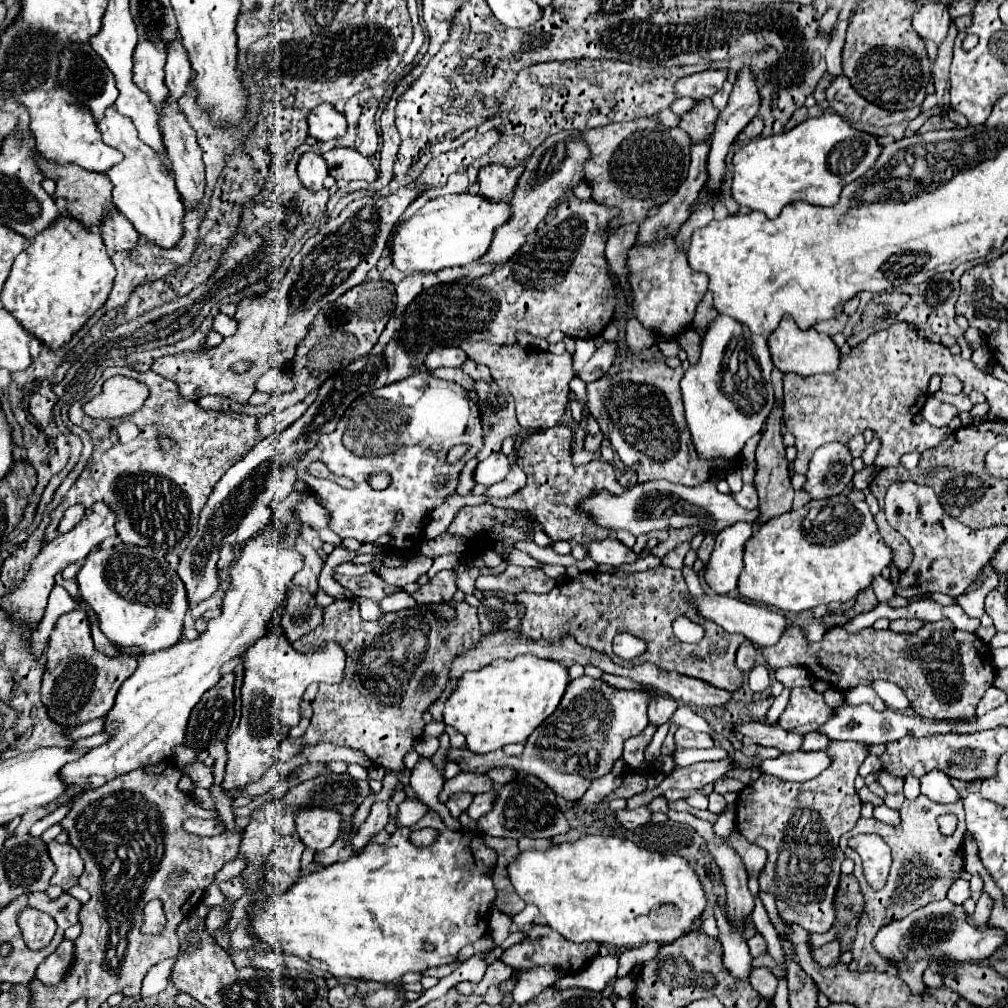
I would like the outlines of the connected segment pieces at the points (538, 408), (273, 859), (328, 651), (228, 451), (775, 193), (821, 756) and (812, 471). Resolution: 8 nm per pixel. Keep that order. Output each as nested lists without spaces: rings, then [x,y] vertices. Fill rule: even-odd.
[[[462,342],[460,348],[478,364],[490,368],[494,382],[506,388],[516,402],[516,420],[524,430],[552,428],[564,418],[564,408],[568,404],[568,382],[574,376],[572,356],[568,352],[556,356],[552,352],[528,350],[518,344],[514,346],[492,346],[490,342]]]
[[[288,834],[280,836],[274,842],[274,850],[266,856],[266,870],[264,870],[264,880],[274,884],[276,892],[286,892],[290,884],[294,884],[300,874],[300,858],[306,846],[302,846],[302,840],[298,834]]]
[[[270,622],[268,632],[258,638],[258,642],[254,642],[240,660],[244,666],[244,680],[240,688],[242,718],[236,732],[226,740],[228,764],[222,780],[222,788],[226,790],[260,780],[260,776],[274,764],[274,750],[288,736],[288,730],[300,720],[300,702],[306,686],[311,682],[341,682],[346,652],[338,646],[338,642],[326,642],[326,646],[310,652],[296,652],[282,630]]]
[[[130,366],[106,368],[84,398],[70,404],[68,418],[72,424],[90,434],[94,450],[74,486],[68,490],[58,508],[52,510],[50,524],[44,530],[44,544],[54,540],[56,526],[70,506],[84,504],[88,508],[100,500],[118,514],[116,532],[124,544],[150,546],[160,554],[172,552],[180,556],[198,531],[198,507],[204,507],[214,484],[234,462],[246,456],[250,448],[260,442],[254,416],[202,410],[198,402],[190,402],[178,394],[176,382],[162,378],[152,370],[138,372]],[[112,374],[144,382],[150,390],[148,400],[138,412],[122,418],[96,420],[86,416],[80,406],[99,394]],[[158,438],[170,438],[174,442],[172,448],[162,450]]]
[[[824,112],[820,118],[808,118],[788,132],[780,132],[768,138],[756,138],[744,144],[732,158],[734,172],[730,192],[740,206],[760,210],[768,218],[776,218],[786,204],[796,200],[810,202],[814,206],[834,206],[838,202],[842,188],[860,178],[866,170],[870,170],[878,156],[880,148],[876,136],[854,130],[842,116],[834,112]]]
[[[794,752],[794,754],[780,754],[772,760],[760,760],[762,772],[774,774],[784,780],[810,780],[816,778],[820,772],[824,772],[830,766],[832,758],[822,752]]]
[[[830,442],[814,452],[806,472],[806,484],[802,490],[810,494],[812,500],[826,500],[830,496],[842,494],[852,482],[854,468],[850,450],[840,442]]]

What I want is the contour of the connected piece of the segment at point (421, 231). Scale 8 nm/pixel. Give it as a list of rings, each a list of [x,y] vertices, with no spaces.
[[[446,194],[428,200],[410,218],[400,220],[390,234],[392,264],[402,272],[436,272],[448,266],[466,266],[482,258],[492,242],[494,228],[510,218],[506,202],[490,202],[478,194]]]

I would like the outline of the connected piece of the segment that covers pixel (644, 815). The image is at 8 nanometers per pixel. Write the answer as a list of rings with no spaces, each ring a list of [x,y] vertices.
[[[640,806],[636,810],[618,810],[616,818],[624,828],[638,828],[638,826],[650,822],[652,812],[648,806]]]

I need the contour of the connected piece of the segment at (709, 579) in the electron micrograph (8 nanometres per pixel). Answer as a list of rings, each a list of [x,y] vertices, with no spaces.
[[[736,522],[716,536],[714,552],[704,570],[704,580],[716,594],[726,596],[736,588],[742,572],[744,542],[750,538],[750,534],[752,524]]]

